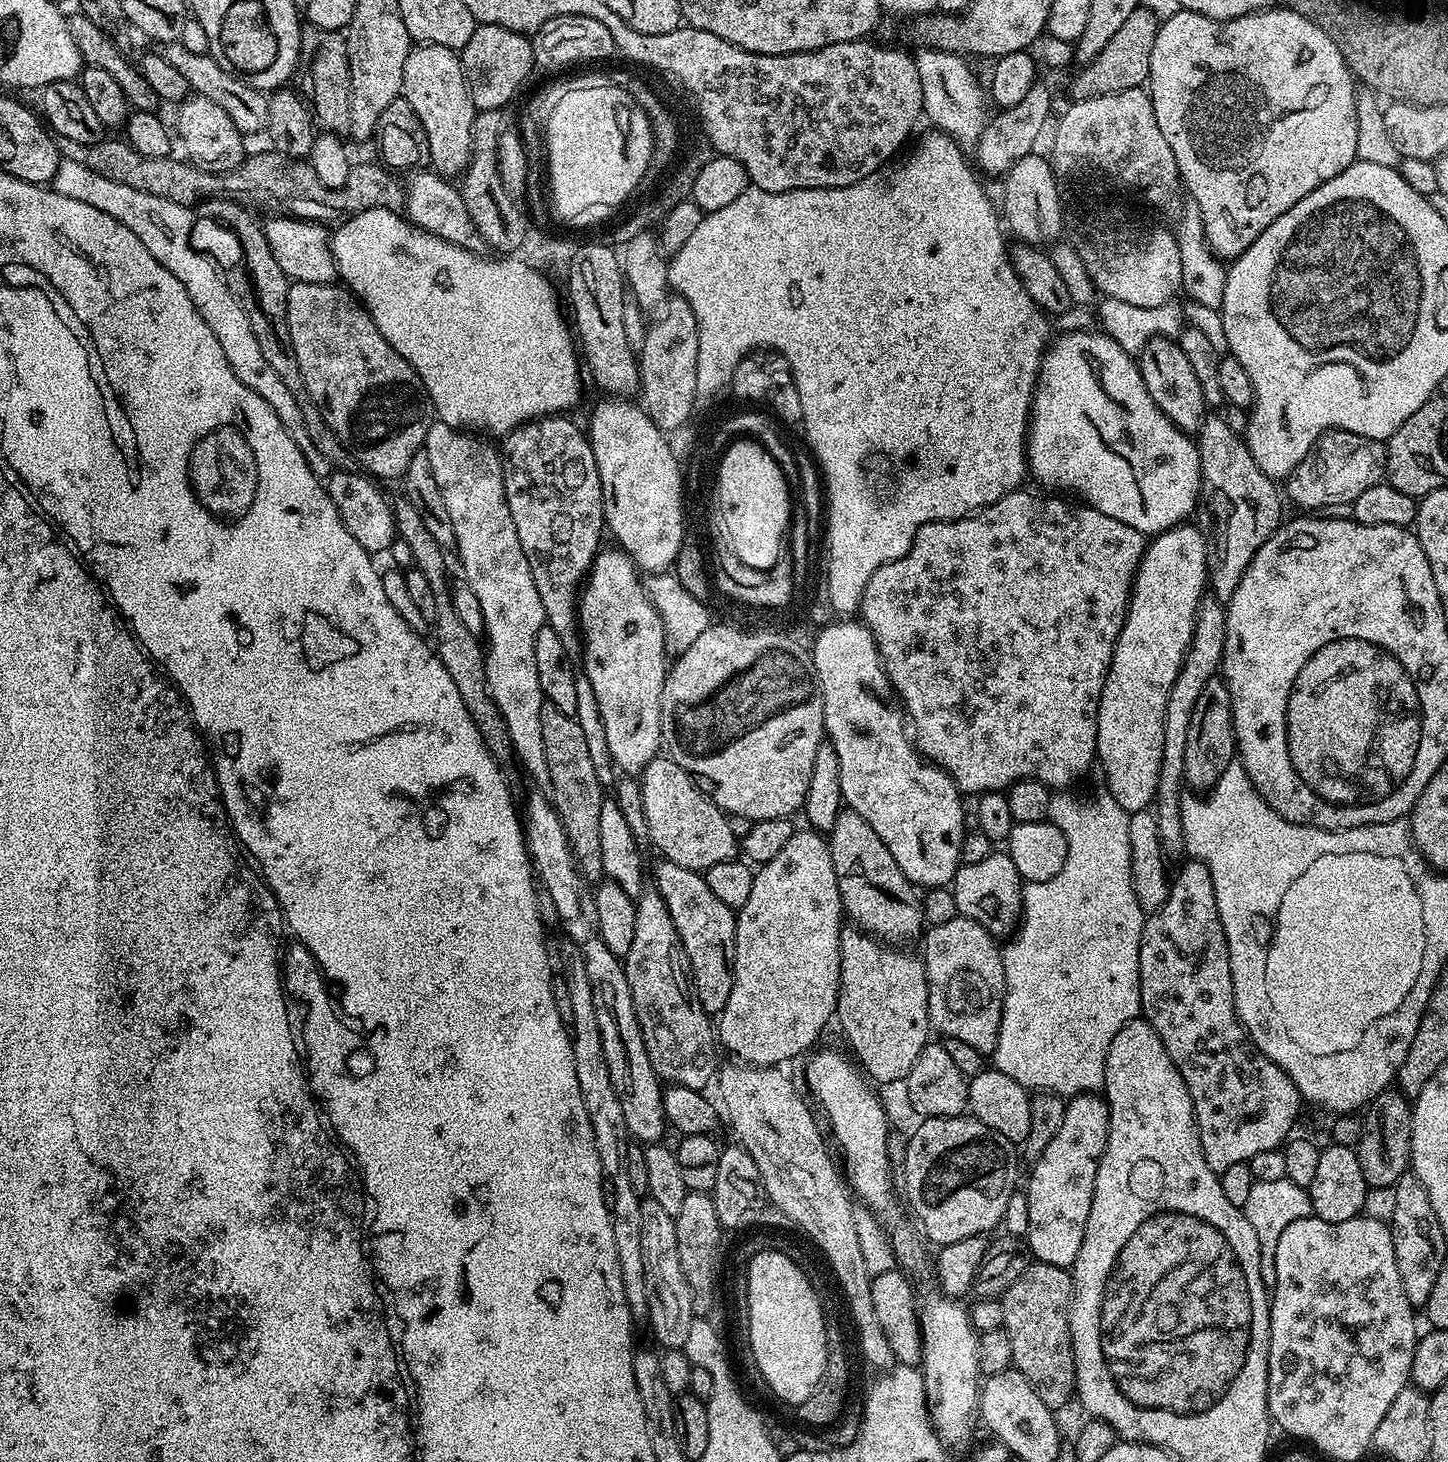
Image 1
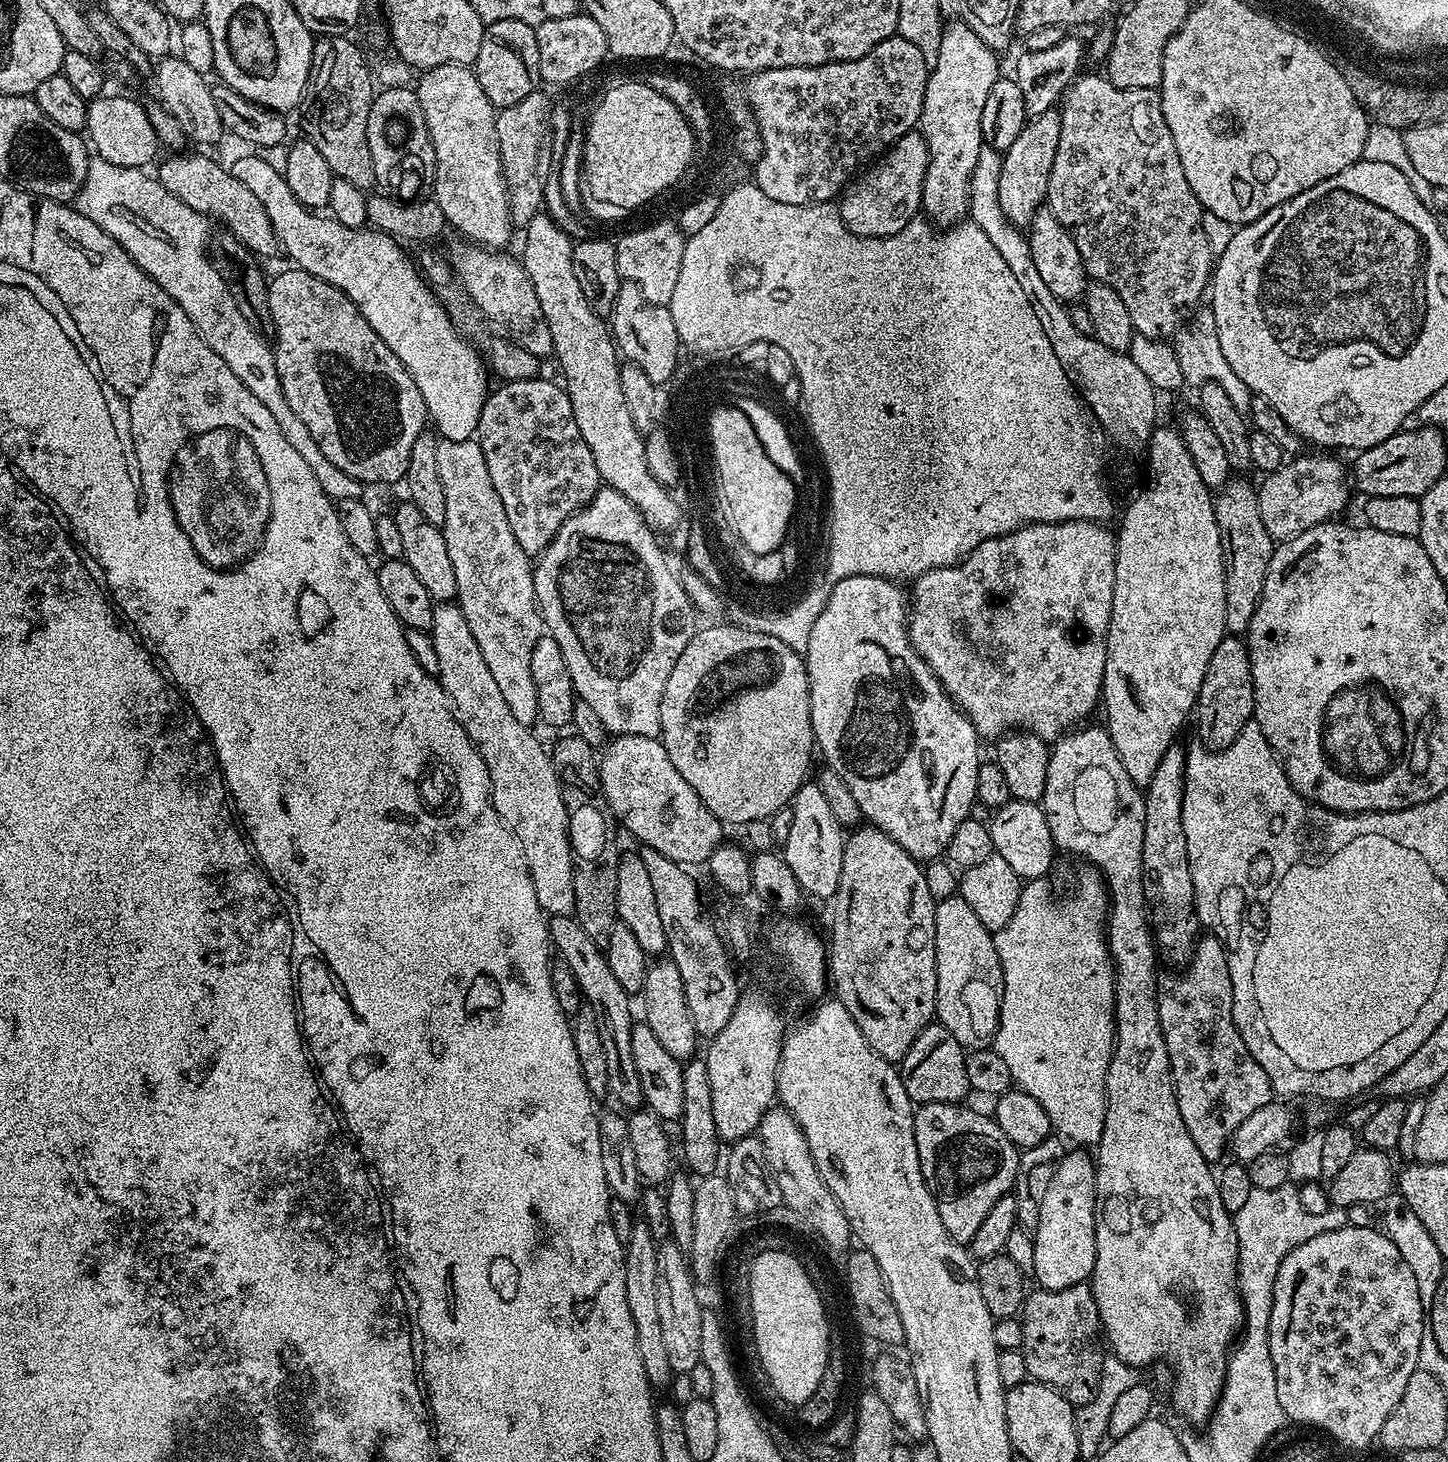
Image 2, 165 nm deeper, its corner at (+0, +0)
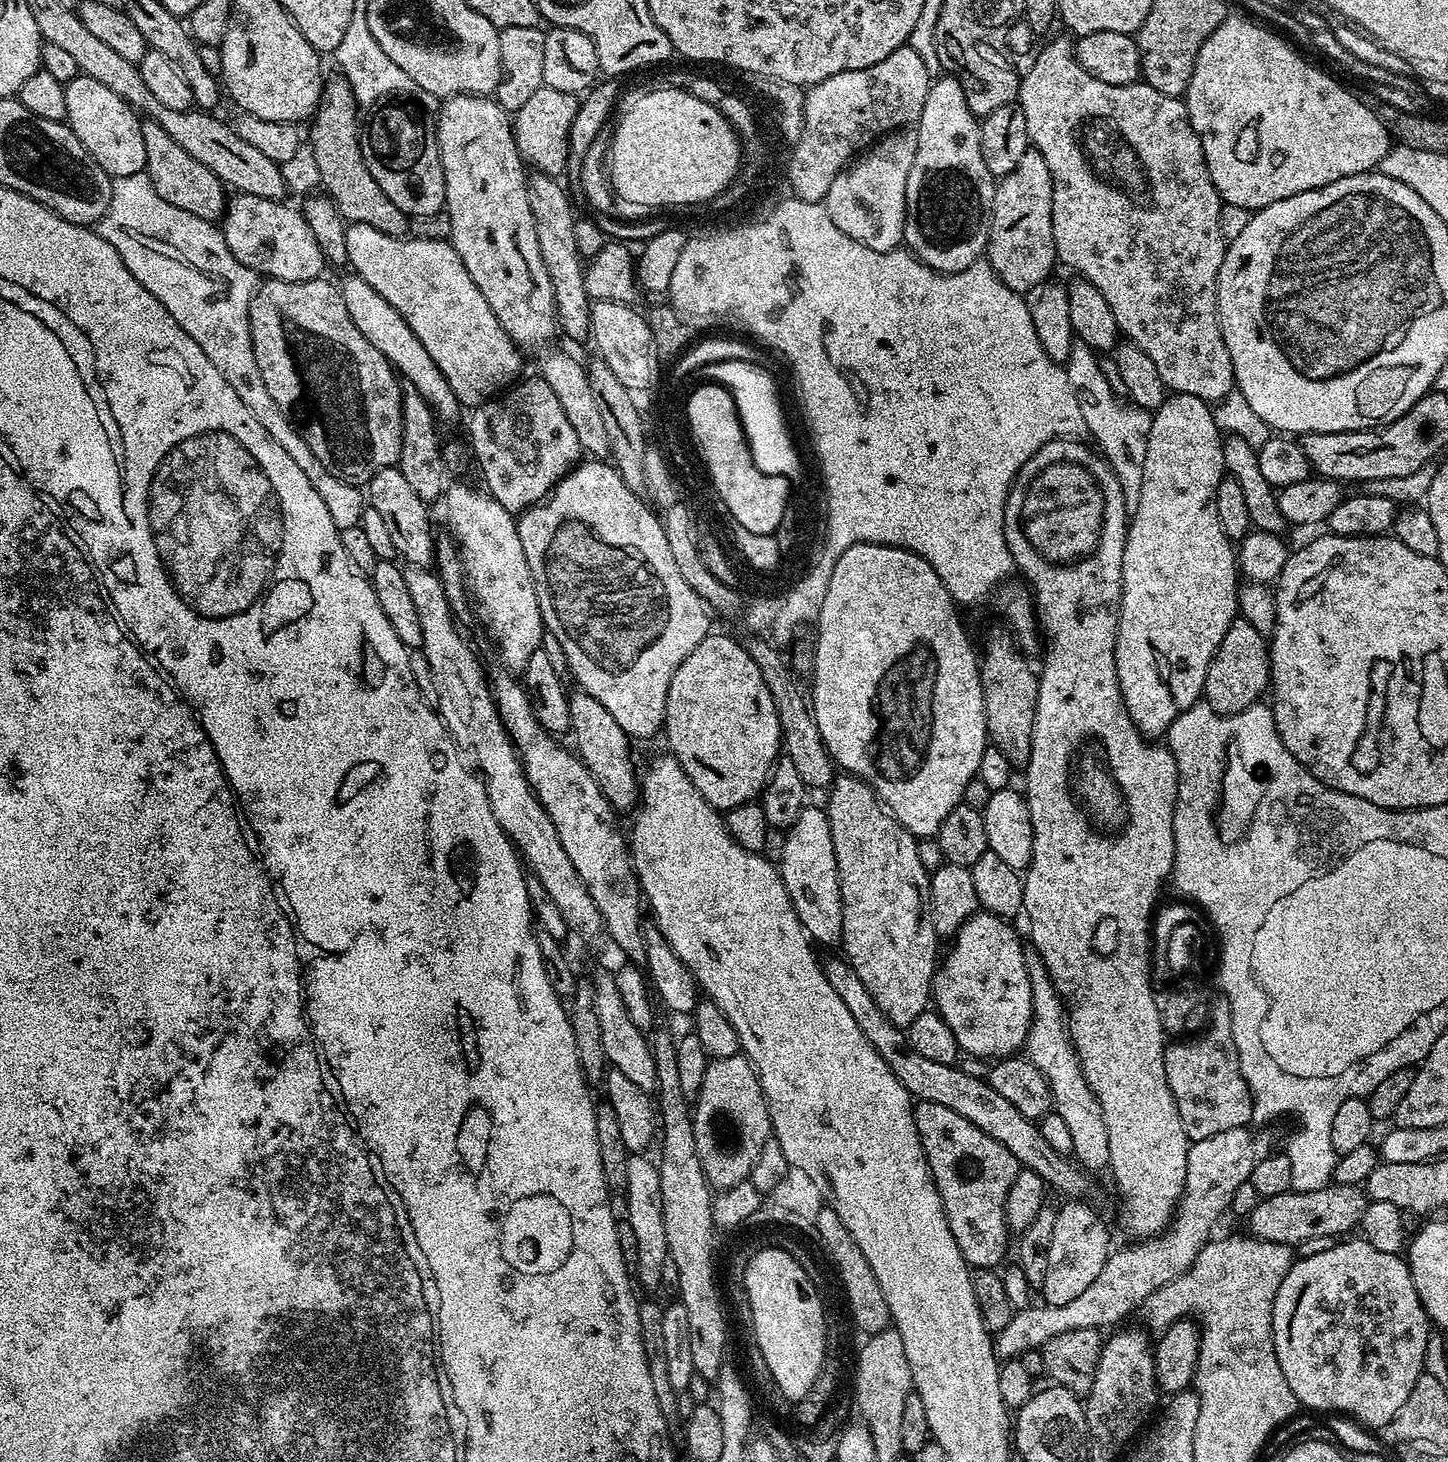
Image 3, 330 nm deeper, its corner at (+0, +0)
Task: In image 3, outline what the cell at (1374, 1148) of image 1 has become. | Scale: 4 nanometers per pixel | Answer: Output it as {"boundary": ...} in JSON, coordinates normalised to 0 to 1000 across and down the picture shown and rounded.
{"boundary":[[[916,810],[913,814],[896,815],[894,814],[885,818],[877,818],[871,820],[870,824],[861,832],[864,845],[869,848],[876,848],[890,852],[896,852],[900,848],[912,848],[914,845],[925,847],[934,839],[940,837],[942,828],[946,821],[943,817],[943,813],[936,810]]]}

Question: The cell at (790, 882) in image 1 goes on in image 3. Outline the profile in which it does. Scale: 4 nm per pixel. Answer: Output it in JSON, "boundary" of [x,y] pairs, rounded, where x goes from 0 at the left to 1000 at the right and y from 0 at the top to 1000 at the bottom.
{"boundary":[[[513,721],[492,725],[488,737],[485,737],[485,746],[481,749],[477,762],[482,795],[485,795],[490,811],[499,814],[517,806],[526,784],[529,784],[533,777],[530,752],[519,725]]]}

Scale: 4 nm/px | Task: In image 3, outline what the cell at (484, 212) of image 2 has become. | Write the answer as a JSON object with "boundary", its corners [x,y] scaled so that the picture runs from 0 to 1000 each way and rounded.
{"boundary":[[[310,66],[302,79],[300,87],[307,117],[307,142],[311,149],[311,167],[349,228],[360,239],[373,238],[385,230],[383,196],[377,179],[374,179],[369,146],[366,146],[365,124],[363,118],[362,120],[363,113],[356,99],[354,83],[346,71],[336,66]]]}

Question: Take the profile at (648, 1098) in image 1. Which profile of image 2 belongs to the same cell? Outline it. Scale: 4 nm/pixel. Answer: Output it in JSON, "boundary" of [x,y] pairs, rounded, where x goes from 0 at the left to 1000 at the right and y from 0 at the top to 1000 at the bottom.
{"boundary":[[[397,626],[394,627],[382,627],[378,629],[378,640],[380,641],[381,648],[383,649],[383,653],[386,655],[386,656],[390,657],[394,661],[394,663],[396,666],[396,669],[399,672],[399,674],[401,675],[401,681],[405,685],[405,689],[406,687],[409,689],[409,692],[412,694],[412,709],[414,711],[414,720],[417,722],[417,736],[420,738],[420,744],[423,746],[423,750],[426,752],[428,755],[432,755],[434,757],[434,759],[439,759],[445,755],[445,749],[443,748],[443,740],[441,738],[441,732],[438,729],[438,720],[437,717],[435,715],[435,707],[436,707],[436,702],[438,700],[438,696],[436,696],[436,687],[435,685],[435,679],[432,677],[430,677],[430,674],[427,672],[427,669],[424,669],[423,665],[421,663],[421,658],[419,658],[419,655],[417,655],[417,649],[415,646],[413,646],[410,644],[410,642],[407,642],[407,639],[405,639],[405,636],[402,636],[402,633],[398,630]]]}

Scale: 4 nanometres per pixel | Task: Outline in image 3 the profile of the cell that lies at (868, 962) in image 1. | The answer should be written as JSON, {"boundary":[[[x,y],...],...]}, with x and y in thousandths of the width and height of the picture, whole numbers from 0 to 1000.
{"boundary":[[[585,529],[578,530],[575,534],[574,539],[571,540],[572,544],[571,552],[573,553],[572,562],[573,562],[573,570],[576,573],[576,587],[579,590],[579,598],[580,598],[580,611],[581,611],[581,649],[589,663],[598,672],[598,677],[601,677],[601,683],[606,687],[606,691],[617,700],[626,702],[634,696],[634,694],[642,692],[642,685],[644,683],[644,668],[648,664],[648,651],[646,654],[646,645],[648,641],[645,636],[644,630],[644,620],[642,620],[642,606],[641,605],[642,597],[634,590],[634,581],[633,581],[633,573],[629,572],[619,561],[616,559],[616,556],[611,553],[610,549],[605,545],[605,541],[599,537],[597,534],[593,534],[591,531]]]}

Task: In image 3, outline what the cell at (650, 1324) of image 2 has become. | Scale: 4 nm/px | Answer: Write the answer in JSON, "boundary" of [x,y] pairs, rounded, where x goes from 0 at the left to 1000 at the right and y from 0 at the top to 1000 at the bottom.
{"boundary":[[[436,789],[431,796],[431,824],[434,826],[432,836],[438,841],[438,847],[441,849],[438,873],[443,882],[456,880],[456,865],[461,859],[460,836],[457,830],[457,806],[454,794],[449,791],[448,789]]]}

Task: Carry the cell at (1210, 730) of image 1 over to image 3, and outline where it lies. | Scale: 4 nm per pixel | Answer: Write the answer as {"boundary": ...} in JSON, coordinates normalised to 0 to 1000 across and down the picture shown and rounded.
{"boundary":[[[858,423],[852,424],[849,431],[847,431],[847,436],[841,442],[838,450],[836,453],[836,458],[833,461],[831,478],[841,488],[849,490],[860,486],[868,481],[870,476],[876,473],[878,464],[878,451],[876,449],[876,438],[863,425]]]}

